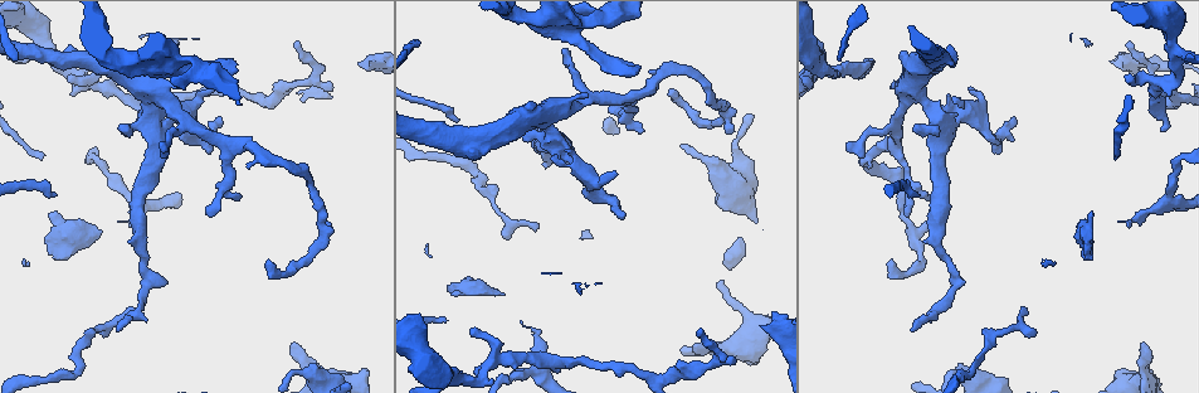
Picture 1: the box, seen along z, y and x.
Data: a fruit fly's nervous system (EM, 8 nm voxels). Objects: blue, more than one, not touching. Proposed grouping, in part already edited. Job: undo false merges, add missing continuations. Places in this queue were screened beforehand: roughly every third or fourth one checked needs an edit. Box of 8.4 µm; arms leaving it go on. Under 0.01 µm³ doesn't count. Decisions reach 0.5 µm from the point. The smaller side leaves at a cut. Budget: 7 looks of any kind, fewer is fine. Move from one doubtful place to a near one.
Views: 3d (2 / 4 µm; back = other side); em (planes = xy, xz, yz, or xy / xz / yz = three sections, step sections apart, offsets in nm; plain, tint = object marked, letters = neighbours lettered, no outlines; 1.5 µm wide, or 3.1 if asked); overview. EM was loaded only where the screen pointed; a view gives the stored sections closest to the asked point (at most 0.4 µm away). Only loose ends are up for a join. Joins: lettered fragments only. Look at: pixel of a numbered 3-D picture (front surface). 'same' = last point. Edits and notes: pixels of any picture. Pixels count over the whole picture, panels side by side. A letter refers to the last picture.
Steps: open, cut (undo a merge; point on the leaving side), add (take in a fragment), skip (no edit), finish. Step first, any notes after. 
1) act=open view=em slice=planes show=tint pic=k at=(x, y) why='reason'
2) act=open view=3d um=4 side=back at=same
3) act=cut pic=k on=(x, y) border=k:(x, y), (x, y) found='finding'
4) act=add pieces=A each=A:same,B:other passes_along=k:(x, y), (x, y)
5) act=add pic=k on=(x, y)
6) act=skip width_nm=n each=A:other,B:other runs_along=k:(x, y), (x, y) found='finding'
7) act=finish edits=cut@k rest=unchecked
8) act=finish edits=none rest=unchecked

act=open view=em slice=xy step=4 show=letters pic=1 at=(1130, 77) why='an open end'

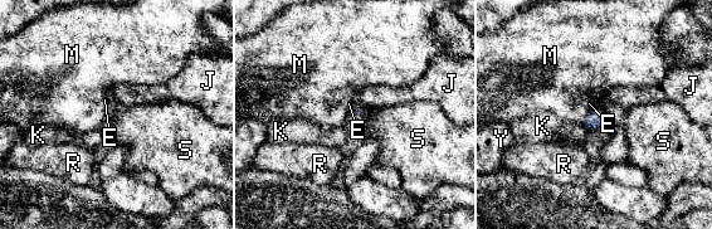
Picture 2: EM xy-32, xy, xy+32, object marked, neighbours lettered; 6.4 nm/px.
act=skip each=E:other,J:other,K:other,M:other,R:other,S:other,Y:other border=2:(599, 106), (583, 121) found='none of them fits'

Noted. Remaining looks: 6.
act=open view=em slice=planes show=tint pic=1 at=(538, 227) why='long arm stops here'

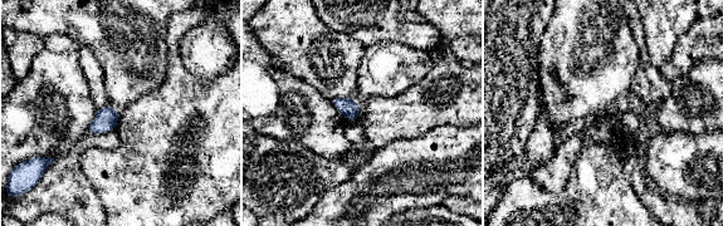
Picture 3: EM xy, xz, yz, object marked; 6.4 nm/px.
act=open view=em slice=planes show=letters at=same why='what lies round it'

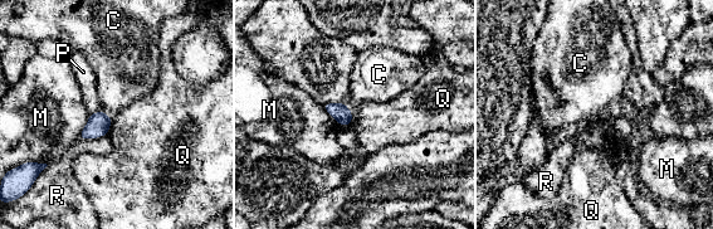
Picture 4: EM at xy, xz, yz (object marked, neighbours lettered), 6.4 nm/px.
act=skip width_nm=110 each=C:other,M:other,P:other,Q:other,R:other found='none of them fits'

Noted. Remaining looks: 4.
act=open view=em slice=planes show=tint pic=1 at=(300, 42) why='tapers out'

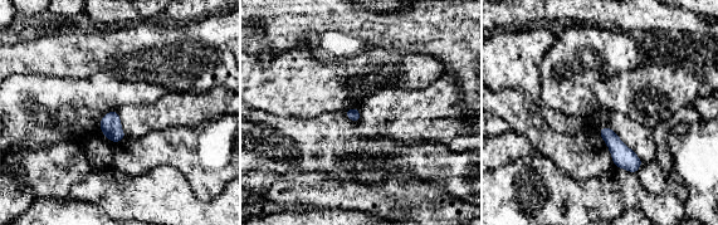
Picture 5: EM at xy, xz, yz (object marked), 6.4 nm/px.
act=open view=em slice=planes show=letters at=same

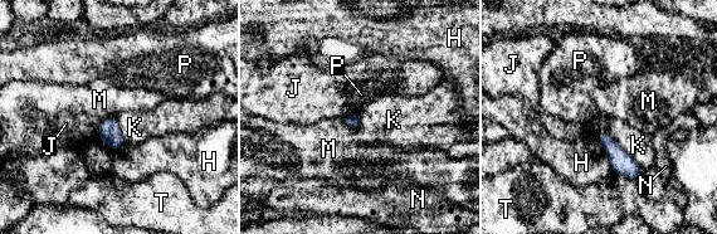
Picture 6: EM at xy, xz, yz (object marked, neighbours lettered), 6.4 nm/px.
act=skip each=H:other,J:other,K:other,M:other,N:other,P:other,T:other border=6:(598, 135), (608, 133), (643, 169) found='none of them fits'

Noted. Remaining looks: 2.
act=finish edits=none rest=unchecked

